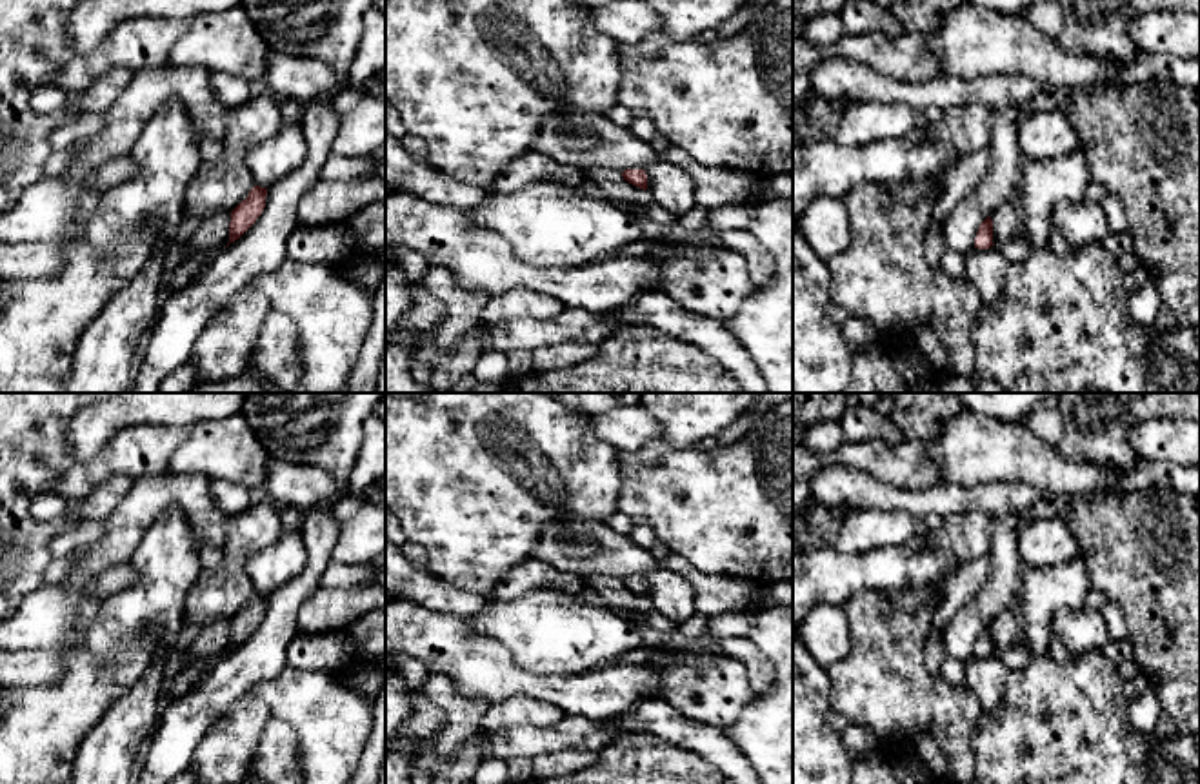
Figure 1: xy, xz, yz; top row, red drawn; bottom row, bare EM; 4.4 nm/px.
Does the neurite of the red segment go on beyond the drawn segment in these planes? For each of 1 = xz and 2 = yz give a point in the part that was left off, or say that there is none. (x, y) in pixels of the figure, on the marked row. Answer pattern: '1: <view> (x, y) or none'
1: none
2: none

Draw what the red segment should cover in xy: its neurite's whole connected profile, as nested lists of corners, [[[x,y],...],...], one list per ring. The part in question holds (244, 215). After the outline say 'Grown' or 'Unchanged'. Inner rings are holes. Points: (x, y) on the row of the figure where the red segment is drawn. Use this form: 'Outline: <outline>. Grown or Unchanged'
Outline: [[[255,186],[247,198],[231,211],[229,244],[238,240],[262,215],[265,207],[267,189]]]. Unchanged

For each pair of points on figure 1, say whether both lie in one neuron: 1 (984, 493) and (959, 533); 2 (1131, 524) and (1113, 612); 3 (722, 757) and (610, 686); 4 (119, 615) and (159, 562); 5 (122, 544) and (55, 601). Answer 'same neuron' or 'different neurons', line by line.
1: different neurons
2: different neurons
3: different neurons
4: same neuron
5: different neurons

